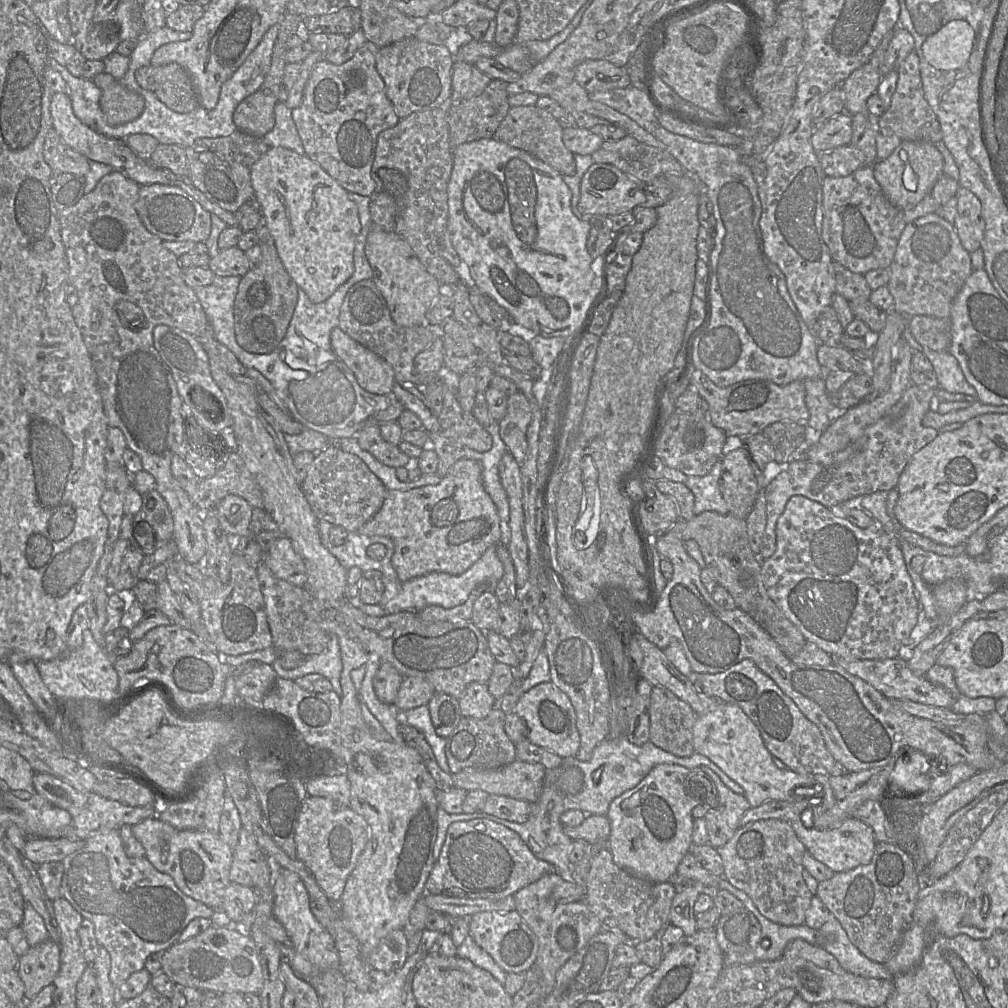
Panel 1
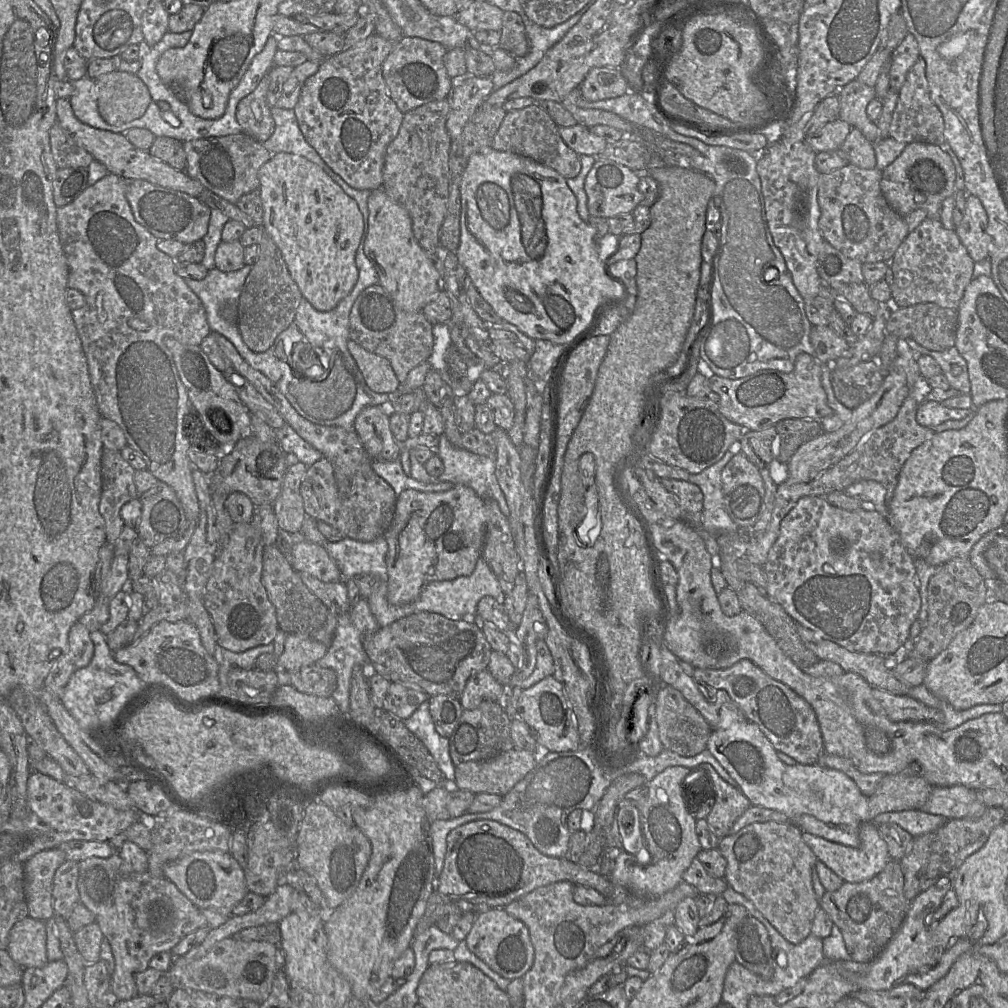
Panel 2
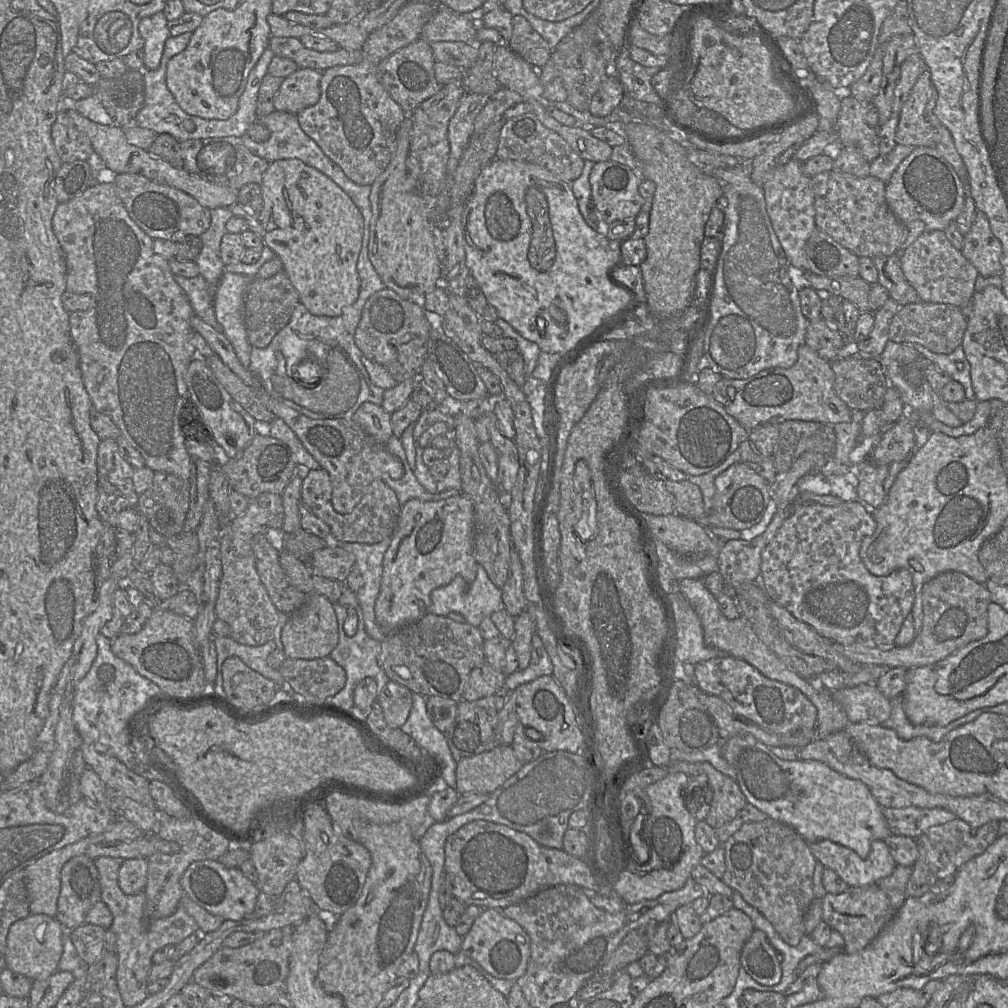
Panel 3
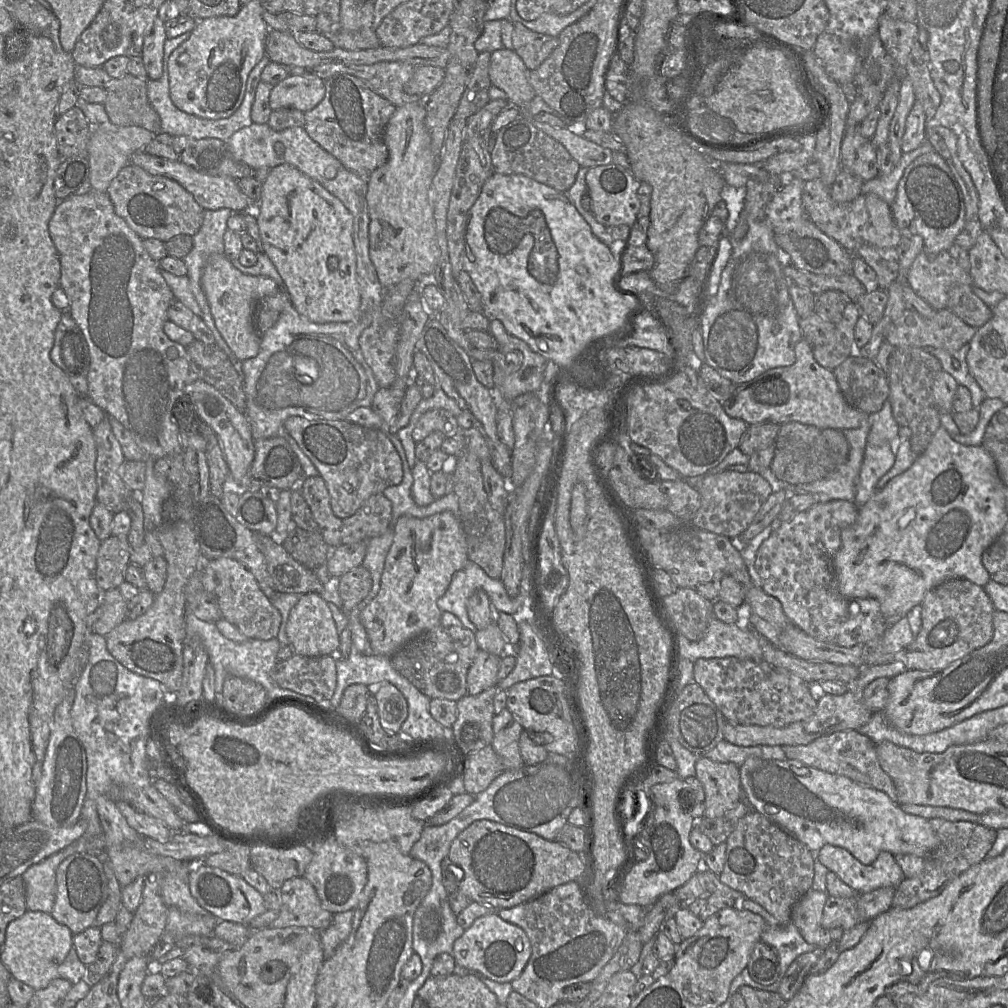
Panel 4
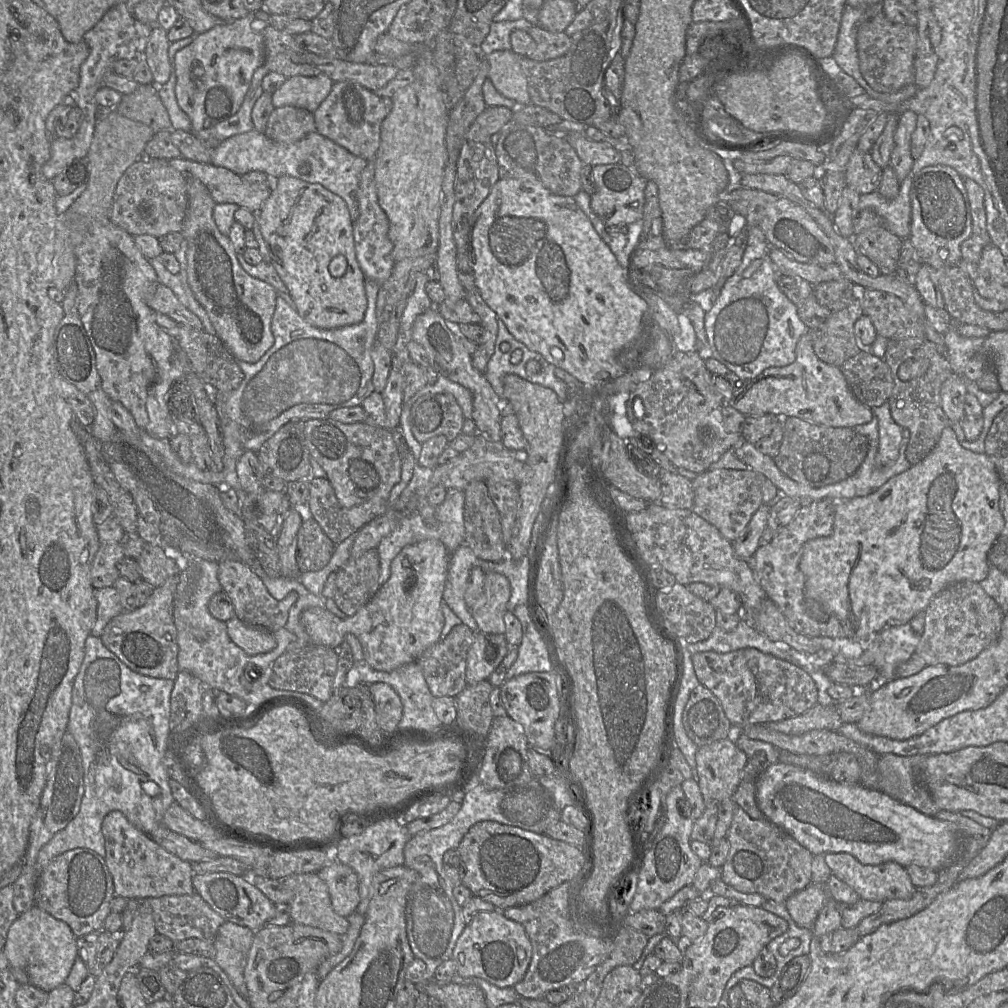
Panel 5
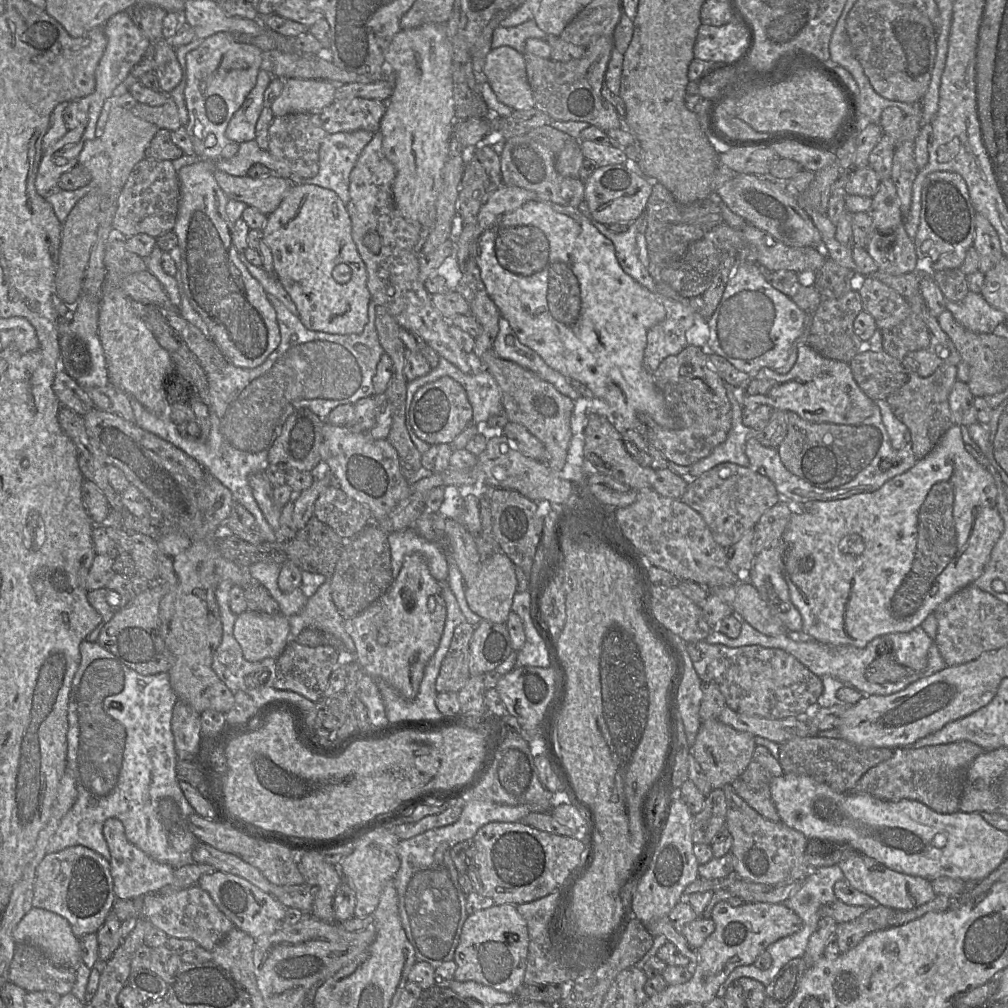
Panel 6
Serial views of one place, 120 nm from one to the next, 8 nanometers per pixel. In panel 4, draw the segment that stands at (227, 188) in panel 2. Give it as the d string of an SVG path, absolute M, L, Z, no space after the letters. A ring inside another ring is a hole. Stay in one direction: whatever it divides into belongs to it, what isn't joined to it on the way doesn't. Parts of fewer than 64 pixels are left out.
M174 136L173 148L181 162L206 175L228 176L238 181L257 173L236 160L227 142L217 138Z

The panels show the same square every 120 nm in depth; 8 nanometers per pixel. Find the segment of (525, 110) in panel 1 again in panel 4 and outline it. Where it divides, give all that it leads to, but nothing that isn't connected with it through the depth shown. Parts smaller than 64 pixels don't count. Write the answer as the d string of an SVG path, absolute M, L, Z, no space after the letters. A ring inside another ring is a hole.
M520 114L515 120L496 133L496 140L491 153L493 170L495 173L503 175L522 174L558 191L567 192L574 184L581 166L560 142L538 129L532 123L529 117L533 116Z

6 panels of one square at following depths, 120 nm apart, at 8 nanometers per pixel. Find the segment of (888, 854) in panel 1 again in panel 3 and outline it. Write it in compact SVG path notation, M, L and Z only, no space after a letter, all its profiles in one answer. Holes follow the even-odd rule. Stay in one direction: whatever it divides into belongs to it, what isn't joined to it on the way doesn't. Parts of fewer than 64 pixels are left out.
M877 884L849 887L840 894L827 893L822 899L822 910L823 921L827 923L832 930L838 931L843 936L845 941L844 952L848 954L854 954L866 948L880 934L897 911L893 909L888 896Z

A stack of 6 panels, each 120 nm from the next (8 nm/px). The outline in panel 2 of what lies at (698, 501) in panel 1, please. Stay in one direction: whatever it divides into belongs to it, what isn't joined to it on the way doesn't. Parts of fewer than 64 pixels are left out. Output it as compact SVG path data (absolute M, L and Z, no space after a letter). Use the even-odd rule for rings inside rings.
M726 451L719 461L700 473L690 474L687 479L688 482L699 486L702 491L702 528L714 535L718 533L735 532L740 529L724 509L721 484L722 470L733 456L733 453Z

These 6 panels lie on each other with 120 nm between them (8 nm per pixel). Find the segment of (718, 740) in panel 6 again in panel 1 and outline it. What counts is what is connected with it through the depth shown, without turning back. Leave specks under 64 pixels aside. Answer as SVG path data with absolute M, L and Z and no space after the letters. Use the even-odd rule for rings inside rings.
M706 766L692 769L690 776L698 771L706 774L716 788L715 807L706 813L704 819L708 832L708 844L718 848L733 837L739 828L740 819L751 806L745 795L733 792L714 771Z

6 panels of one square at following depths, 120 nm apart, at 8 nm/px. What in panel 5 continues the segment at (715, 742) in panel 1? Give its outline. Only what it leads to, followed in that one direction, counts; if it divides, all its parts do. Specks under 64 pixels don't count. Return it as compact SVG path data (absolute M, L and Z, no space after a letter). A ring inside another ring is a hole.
M780 761L769 764L756 780L756 802L764 818L792 836L813 855L844 852L864 865L893 861L904 868L917 865L936 872L958 857L958 841L962 833L953 823L926 816L878 789L869 789L860 783L835 782L795 765Z

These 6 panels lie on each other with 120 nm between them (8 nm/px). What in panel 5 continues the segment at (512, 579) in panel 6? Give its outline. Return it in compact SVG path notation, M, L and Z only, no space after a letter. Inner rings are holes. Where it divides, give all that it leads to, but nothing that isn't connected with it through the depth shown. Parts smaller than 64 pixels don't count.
M497 572L485 574L484 591L470 608L478 630L490 634L505 634L504 614L511 596L510 581Z

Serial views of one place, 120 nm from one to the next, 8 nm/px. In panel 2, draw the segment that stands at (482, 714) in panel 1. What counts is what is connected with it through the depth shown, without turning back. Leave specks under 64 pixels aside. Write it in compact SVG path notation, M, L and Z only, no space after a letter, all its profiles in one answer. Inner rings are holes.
M485 669L472 674L466 682L460 704L463 709L477 708L485 700L497 702L502 693L503 685L495 680L491 673Z

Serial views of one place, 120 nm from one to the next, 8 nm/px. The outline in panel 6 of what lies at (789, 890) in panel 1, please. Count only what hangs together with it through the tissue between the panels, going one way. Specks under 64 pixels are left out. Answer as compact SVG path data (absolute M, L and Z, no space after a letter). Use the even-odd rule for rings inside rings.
M726 784L722 790L727 802L725 825L733 839L730 853L737 877L767 885L804 881L809 875L804 861L808 839L781 820L774 822L761 816L737 795L732 784Z

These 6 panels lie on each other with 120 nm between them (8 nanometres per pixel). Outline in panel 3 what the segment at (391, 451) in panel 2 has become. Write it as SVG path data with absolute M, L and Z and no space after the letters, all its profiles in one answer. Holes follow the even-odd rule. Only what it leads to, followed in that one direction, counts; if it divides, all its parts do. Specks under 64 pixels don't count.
M362 403L352 416L352 420L380 443L386 444L393 436L391 414L380 405Z

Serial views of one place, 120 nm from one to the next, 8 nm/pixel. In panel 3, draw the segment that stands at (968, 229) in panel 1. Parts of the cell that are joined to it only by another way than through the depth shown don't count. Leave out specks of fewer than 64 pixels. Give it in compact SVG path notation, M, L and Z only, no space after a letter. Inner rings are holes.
M977 211L970 231L963 236L962 255L983 277L1001 277L1001 243L993 235L987 217Z

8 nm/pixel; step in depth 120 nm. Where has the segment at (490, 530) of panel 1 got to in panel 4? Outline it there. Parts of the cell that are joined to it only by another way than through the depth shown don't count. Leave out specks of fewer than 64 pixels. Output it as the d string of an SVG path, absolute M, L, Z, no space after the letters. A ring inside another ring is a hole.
M444 511L427 518L401 516L395 523L394 540L386 556L380 590L360 614L373 654L391 657L412 638L441 625L442 612L437 600L446 592L453 574L467 561L466 537L458 515Z

